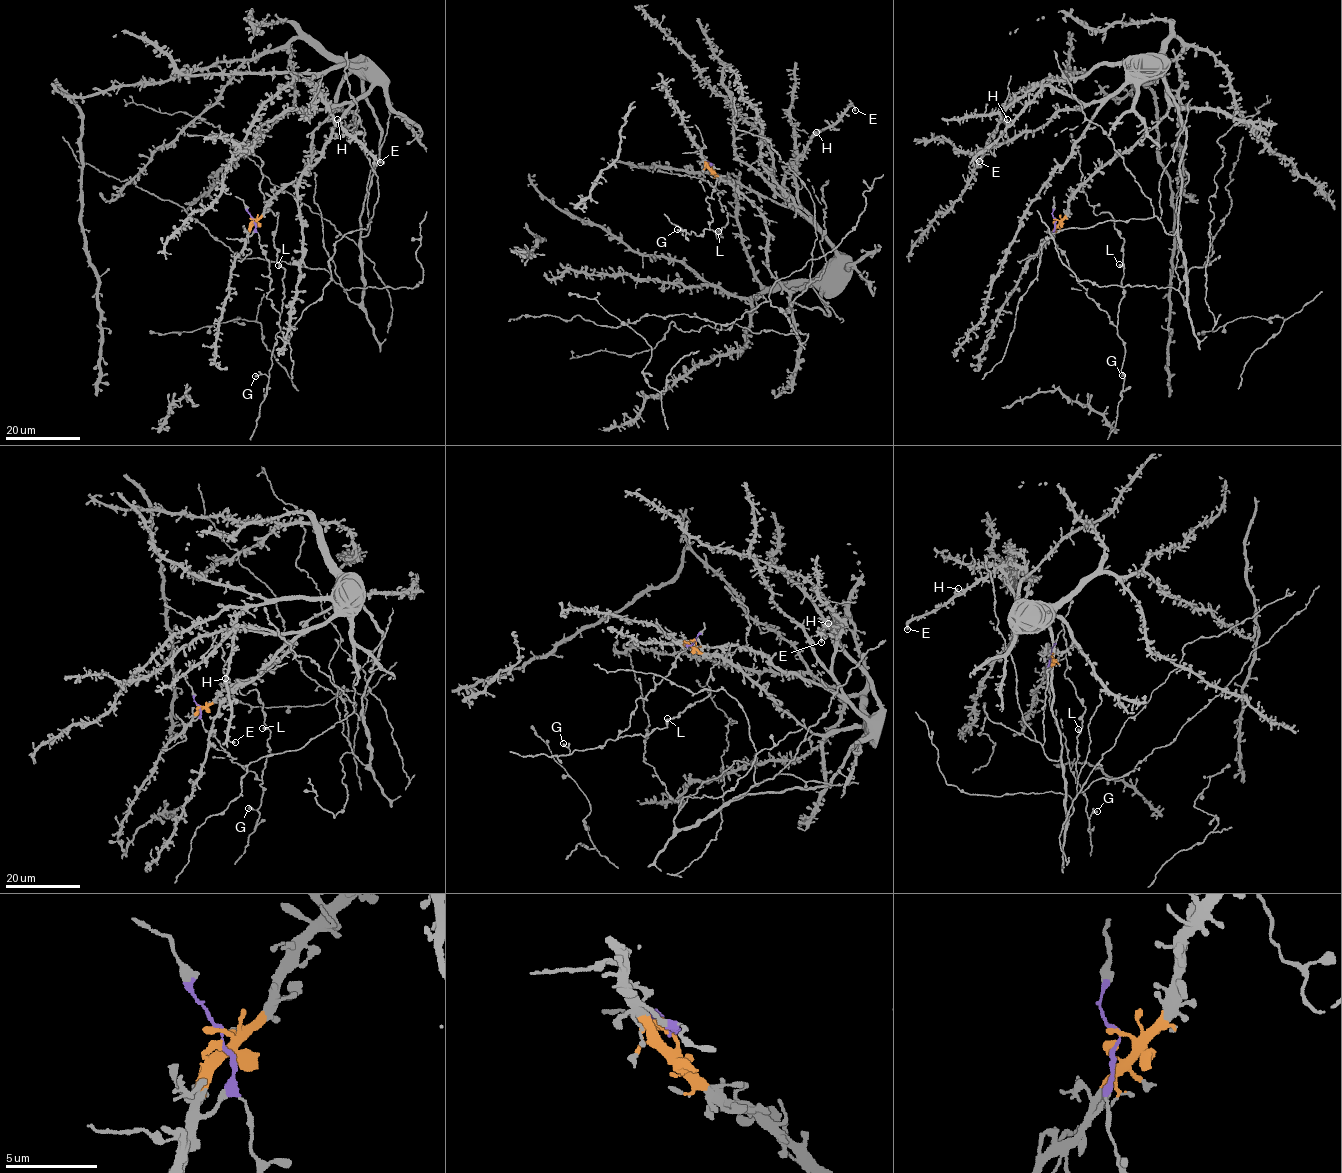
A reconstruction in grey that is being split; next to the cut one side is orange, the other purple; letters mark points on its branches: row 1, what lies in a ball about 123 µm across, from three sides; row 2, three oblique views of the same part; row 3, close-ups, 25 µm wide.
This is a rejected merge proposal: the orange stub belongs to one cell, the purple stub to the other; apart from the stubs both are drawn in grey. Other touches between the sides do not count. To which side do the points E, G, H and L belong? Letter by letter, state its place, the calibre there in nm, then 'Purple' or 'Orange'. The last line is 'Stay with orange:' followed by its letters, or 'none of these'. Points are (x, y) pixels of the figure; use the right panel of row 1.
E: Place: (979, 161). Thickness 280 nm. Orange
G: Place: (1122, 375). Thickness 360 nm. Purple
H: Place: (1007, 119). Thickness 400 nm. Orange
L: Place: (1119, 264). Thickness 360 nm. Purple
Stay with orange: E, H

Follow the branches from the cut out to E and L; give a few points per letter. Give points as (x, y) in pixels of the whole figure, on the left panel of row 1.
E: (253, 219), (309, 167), (314, 129), (338, 86), (366, 64), (338, 64), (306, 80), (380, 162)
L: (253, 219), (269, 262), (270, 289), (266, 297), (280, 314), (279, 326), (284, 269), (279, 265)

